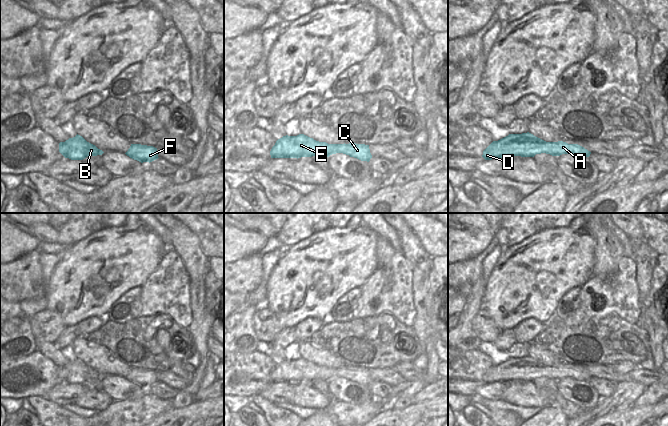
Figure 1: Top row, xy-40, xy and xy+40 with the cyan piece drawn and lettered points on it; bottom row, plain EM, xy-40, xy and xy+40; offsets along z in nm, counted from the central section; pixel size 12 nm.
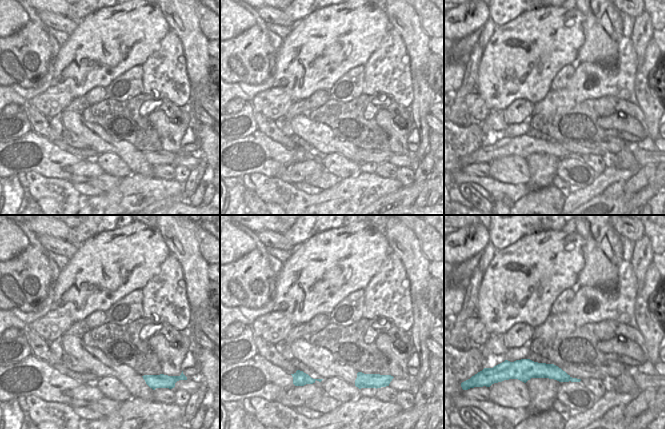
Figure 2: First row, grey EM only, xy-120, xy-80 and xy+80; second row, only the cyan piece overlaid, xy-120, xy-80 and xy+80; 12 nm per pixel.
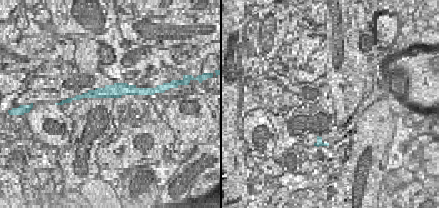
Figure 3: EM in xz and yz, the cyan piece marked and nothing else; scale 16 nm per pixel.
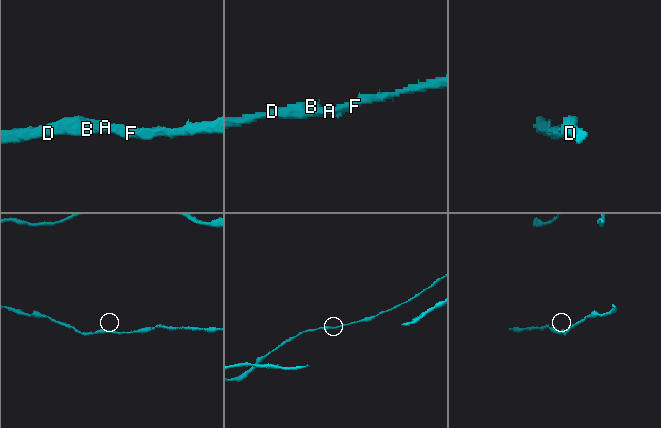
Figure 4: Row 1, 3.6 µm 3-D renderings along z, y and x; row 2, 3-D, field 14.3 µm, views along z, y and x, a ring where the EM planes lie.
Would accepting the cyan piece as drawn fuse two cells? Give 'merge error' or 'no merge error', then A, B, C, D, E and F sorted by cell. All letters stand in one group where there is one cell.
no merge error; groups A B C D E F

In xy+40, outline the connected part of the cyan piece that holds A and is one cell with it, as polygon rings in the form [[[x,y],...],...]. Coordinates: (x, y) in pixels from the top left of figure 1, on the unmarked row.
[[[527,356],[522,358],[509,358],[493,365],[484,375],[485,384],[506,382],[511,380],[534,381],[536,378],[546,377],[552,380],[573,378],[577,381],[589,381],[591,376],[578,368],[568,368],[563,365],[546,366]]]

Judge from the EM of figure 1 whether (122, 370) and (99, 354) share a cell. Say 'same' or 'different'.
same

